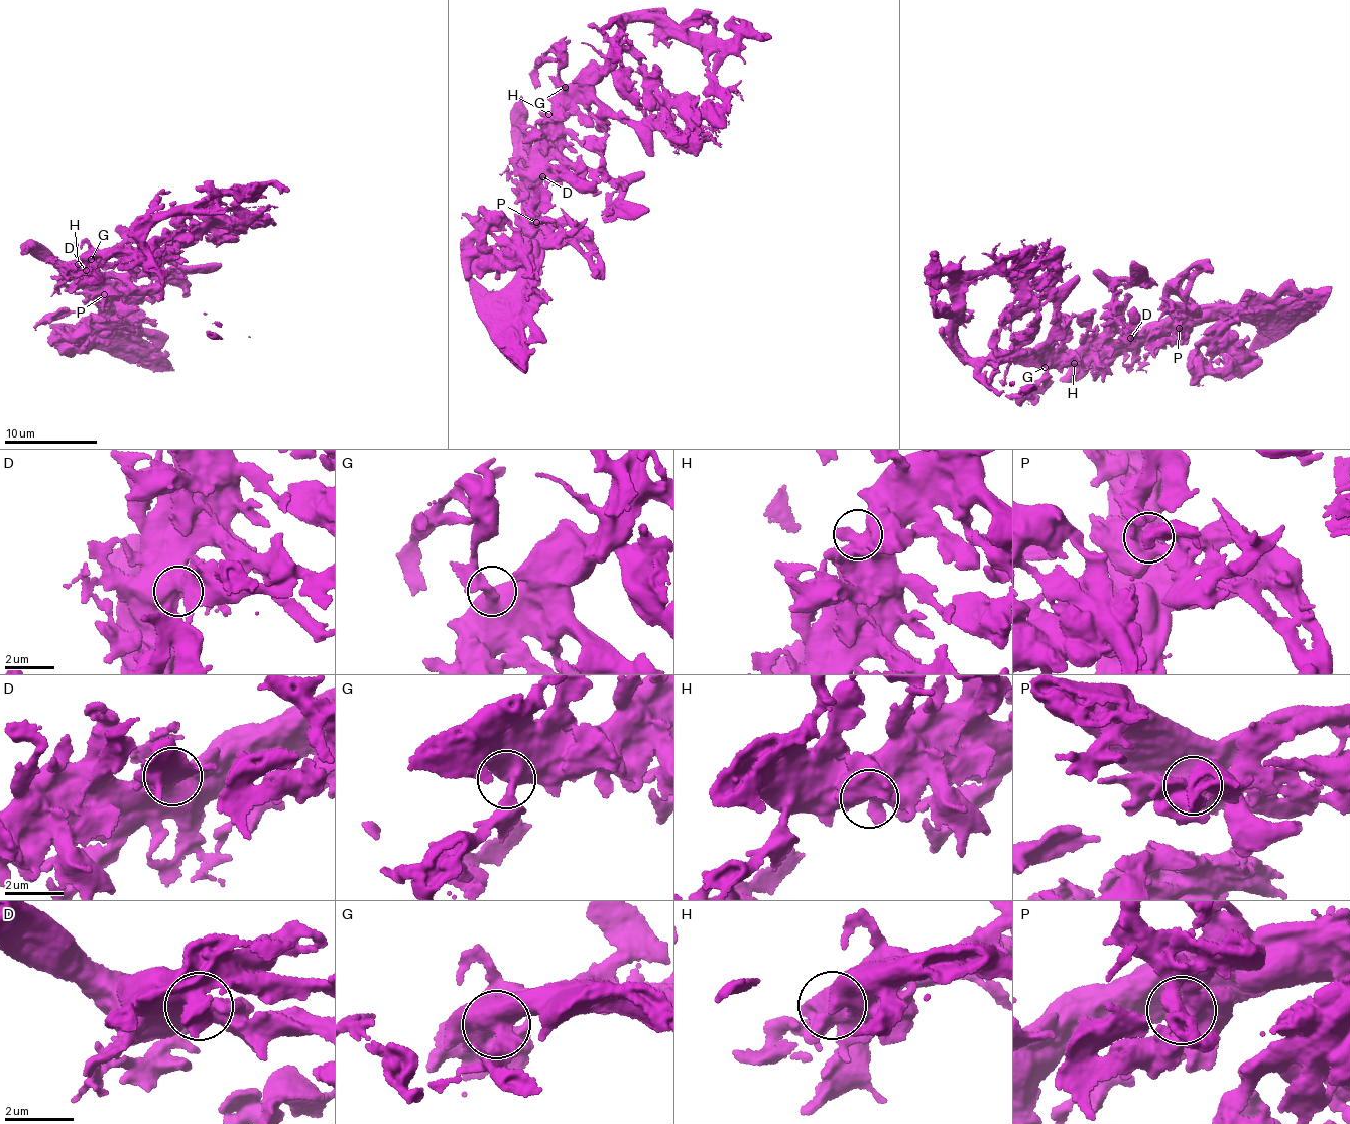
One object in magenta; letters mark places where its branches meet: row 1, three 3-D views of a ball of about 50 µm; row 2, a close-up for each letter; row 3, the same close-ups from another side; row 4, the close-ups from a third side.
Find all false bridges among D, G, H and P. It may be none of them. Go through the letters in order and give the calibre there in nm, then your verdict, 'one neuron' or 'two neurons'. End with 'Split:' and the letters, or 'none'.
D: 650 nm | one neuron
G: 650 nm | one neuron
H: 950 nm | one neuron
P: 600 nm | one neuron
Split: none

